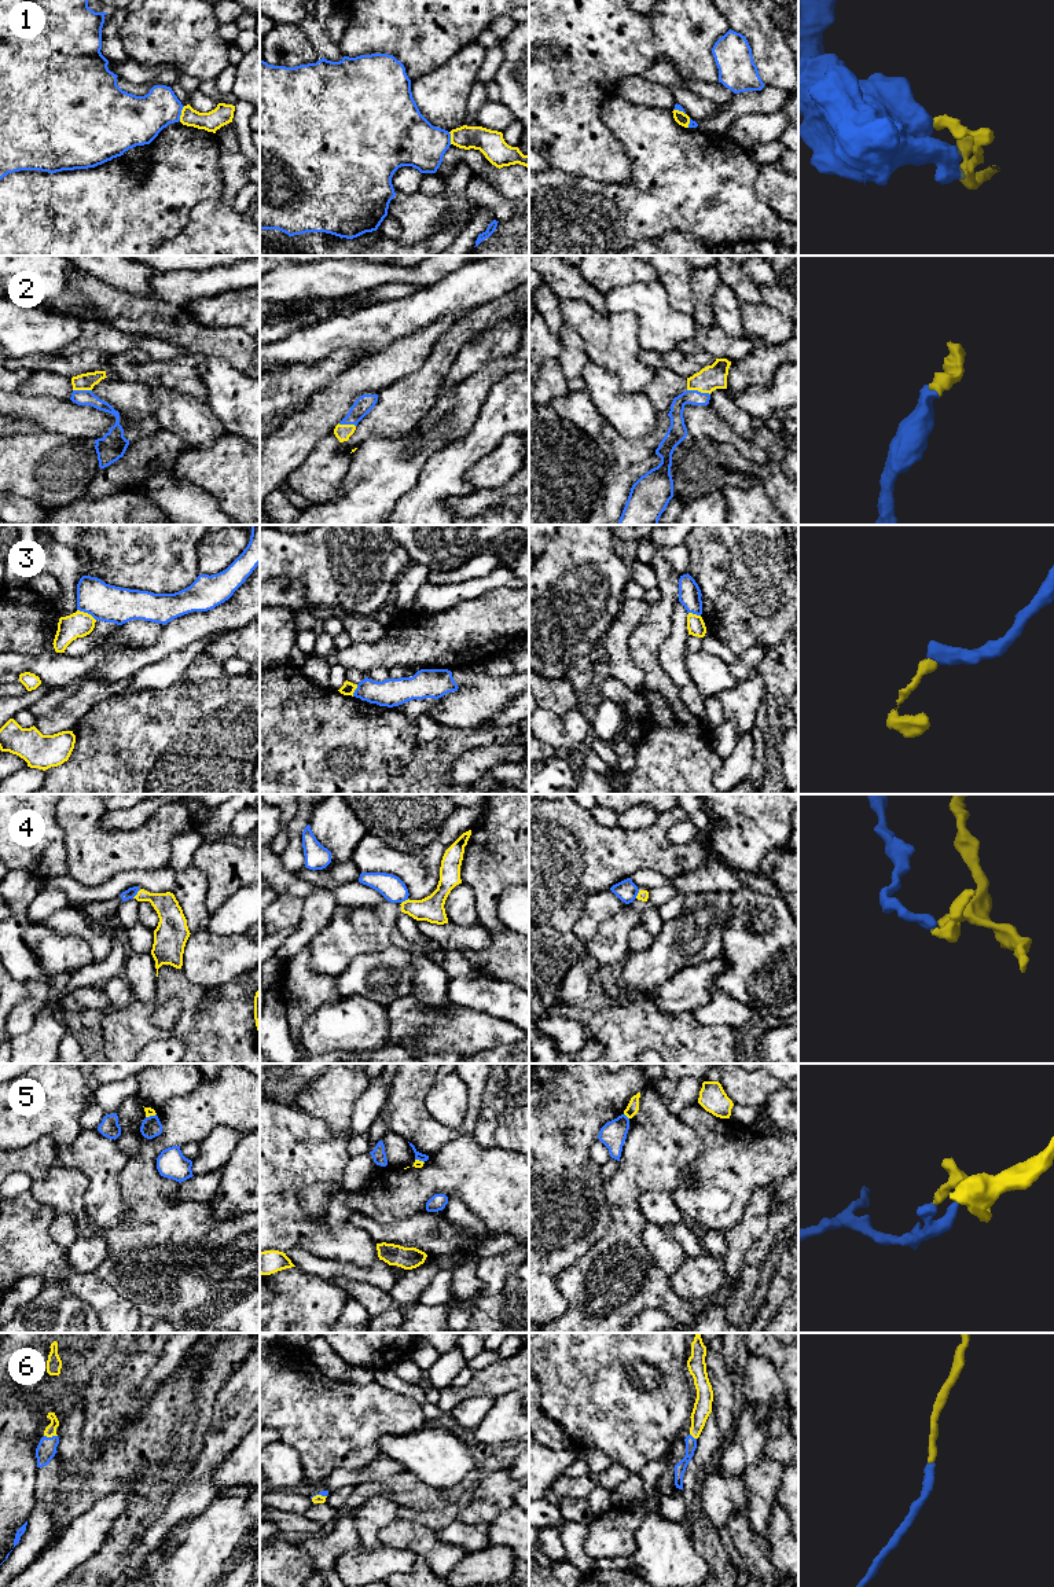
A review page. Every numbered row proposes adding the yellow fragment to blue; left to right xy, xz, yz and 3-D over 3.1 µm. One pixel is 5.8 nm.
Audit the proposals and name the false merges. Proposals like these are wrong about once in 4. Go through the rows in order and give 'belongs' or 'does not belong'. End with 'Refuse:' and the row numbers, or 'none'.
1: does not belong
2: belongs
3: does not belong
4: does not belong
5: does not belong
6: belongs
Refuse: 1, 3, 4, 5

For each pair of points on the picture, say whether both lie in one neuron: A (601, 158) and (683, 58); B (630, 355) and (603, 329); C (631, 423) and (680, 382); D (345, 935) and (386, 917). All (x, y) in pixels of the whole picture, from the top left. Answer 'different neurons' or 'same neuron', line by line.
A: same neuron
B: same neuron
C: different neurons
D: same neuron

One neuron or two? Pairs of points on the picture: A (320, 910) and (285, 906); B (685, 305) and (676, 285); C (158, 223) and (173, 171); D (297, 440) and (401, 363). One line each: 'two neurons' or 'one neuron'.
A: two neurons
B: one neuron
C: one neuron
D: one neuron

